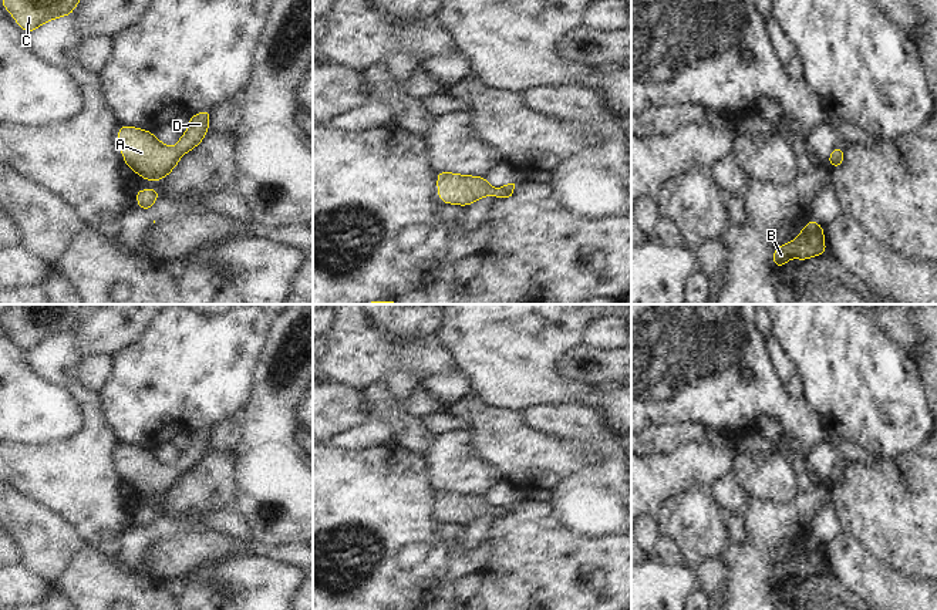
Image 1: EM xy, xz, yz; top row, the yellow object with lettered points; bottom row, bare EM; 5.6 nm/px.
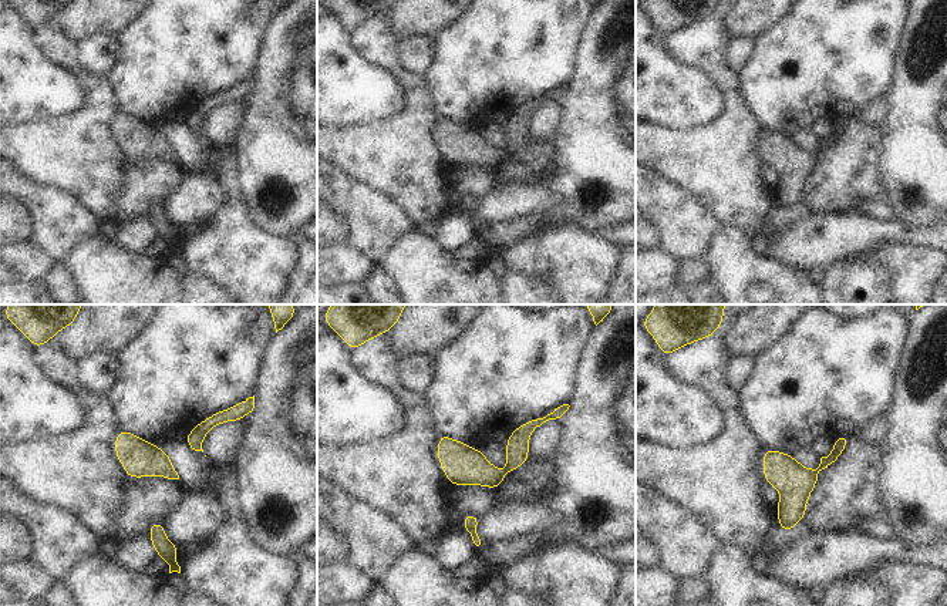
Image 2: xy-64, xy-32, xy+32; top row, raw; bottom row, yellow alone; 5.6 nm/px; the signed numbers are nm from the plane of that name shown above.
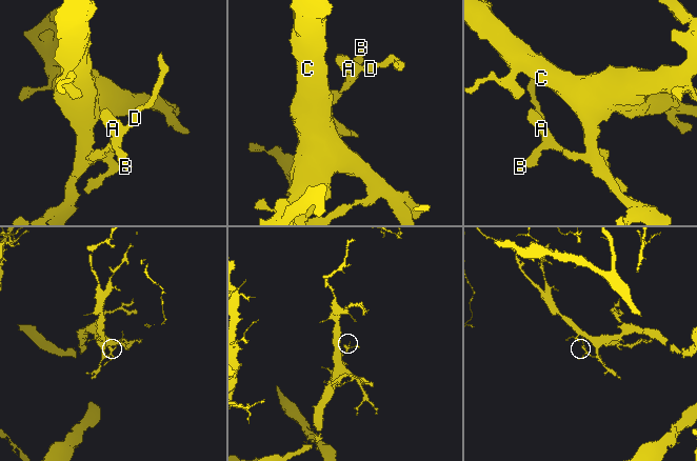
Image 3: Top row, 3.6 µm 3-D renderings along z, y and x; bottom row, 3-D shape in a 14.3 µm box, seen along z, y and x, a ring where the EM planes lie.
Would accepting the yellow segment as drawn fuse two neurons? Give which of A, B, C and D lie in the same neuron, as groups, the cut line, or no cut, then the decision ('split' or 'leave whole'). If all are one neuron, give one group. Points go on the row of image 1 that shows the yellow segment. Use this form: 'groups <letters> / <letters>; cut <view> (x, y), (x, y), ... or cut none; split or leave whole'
groups A B C D; cut none; leave whole

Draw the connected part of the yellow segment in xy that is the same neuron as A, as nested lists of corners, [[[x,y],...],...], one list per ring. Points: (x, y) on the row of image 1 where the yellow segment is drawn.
[[[202,109],[188,118],[188,131],[181,134],[172,148],[165,145],[154,132],[121,122],[117,145],[129,171],[144,181],[164,181],[181,162],[181,158],[200,145],[210,127],[209,109]]]

